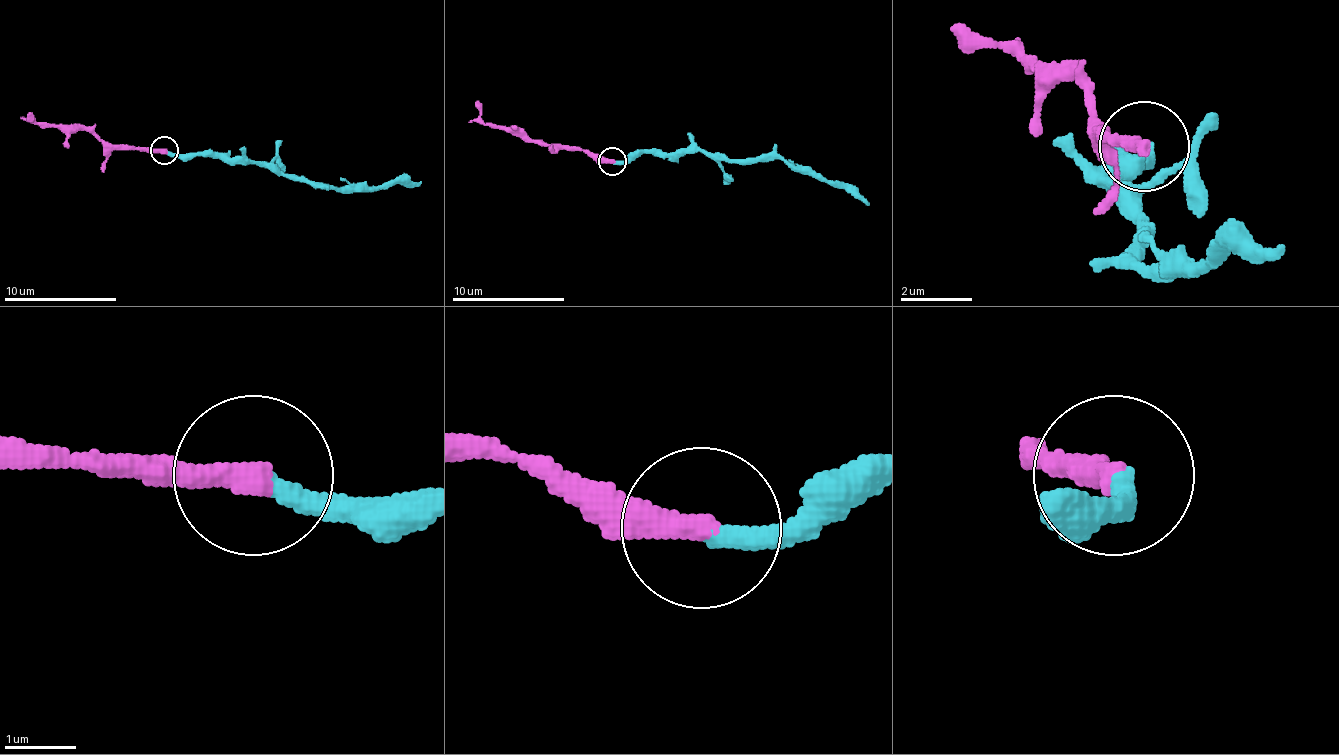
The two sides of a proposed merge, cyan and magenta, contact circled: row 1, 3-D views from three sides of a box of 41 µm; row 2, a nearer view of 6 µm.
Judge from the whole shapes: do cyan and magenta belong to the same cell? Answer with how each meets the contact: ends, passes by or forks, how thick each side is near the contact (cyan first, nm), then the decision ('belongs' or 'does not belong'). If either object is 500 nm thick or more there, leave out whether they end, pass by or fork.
cyan ends | magenta ends | 280/400 nm | belongs

